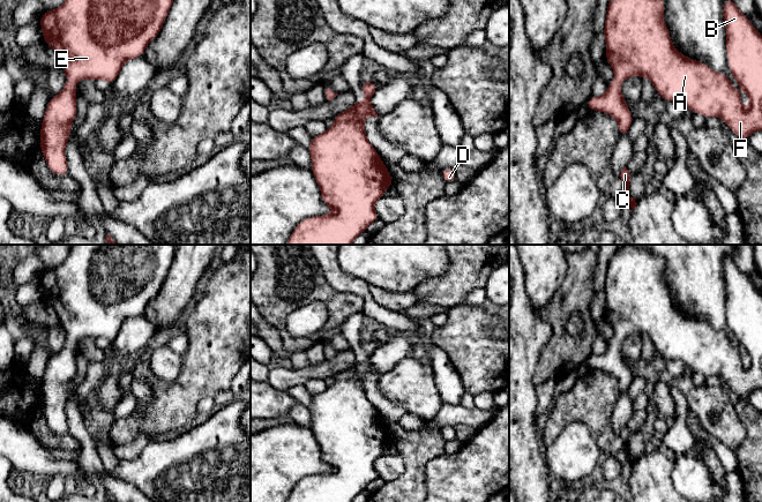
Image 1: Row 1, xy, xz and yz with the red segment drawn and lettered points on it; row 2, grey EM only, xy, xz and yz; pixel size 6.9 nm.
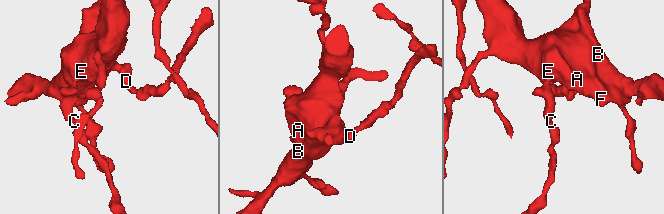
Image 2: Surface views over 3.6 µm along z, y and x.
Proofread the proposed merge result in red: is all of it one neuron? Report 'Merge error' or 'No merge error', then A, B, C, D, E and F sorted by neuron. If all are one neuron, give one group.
No merge error. Groups: A B C D E F

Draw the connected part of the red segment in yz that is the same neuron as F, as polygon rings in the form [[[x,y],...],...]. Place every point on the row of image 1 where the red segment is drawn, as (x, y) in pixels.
[[[610,0],[603,35],[606,43],[605,59],[613,69],[614,80],[603,96],[590,97],[587,103],[589,111],[612,115],[618,121],[619,136],[628,136],[634,117],[622,96],[621,83],[630,76],[640,76],[648,77],[666,103],[681,102],[693,113],[705,119],[718,117],[742,141],[756,130],[762,130],[762,35],[739,10],[735,1],[726,0],[723,5],[726,53],[732,75],[749,97],[748,110],[744,108],[740,93],[724,74],[683,55],[673,46],[670,30],[663,18],[664,9],[664,0]]]

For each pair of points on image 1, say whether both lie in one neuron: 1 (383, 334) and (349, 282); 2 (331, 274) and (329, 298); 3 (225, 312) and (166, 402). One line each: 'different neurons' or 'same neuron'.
1: different neurons
2: different neurons
3: same neuron

